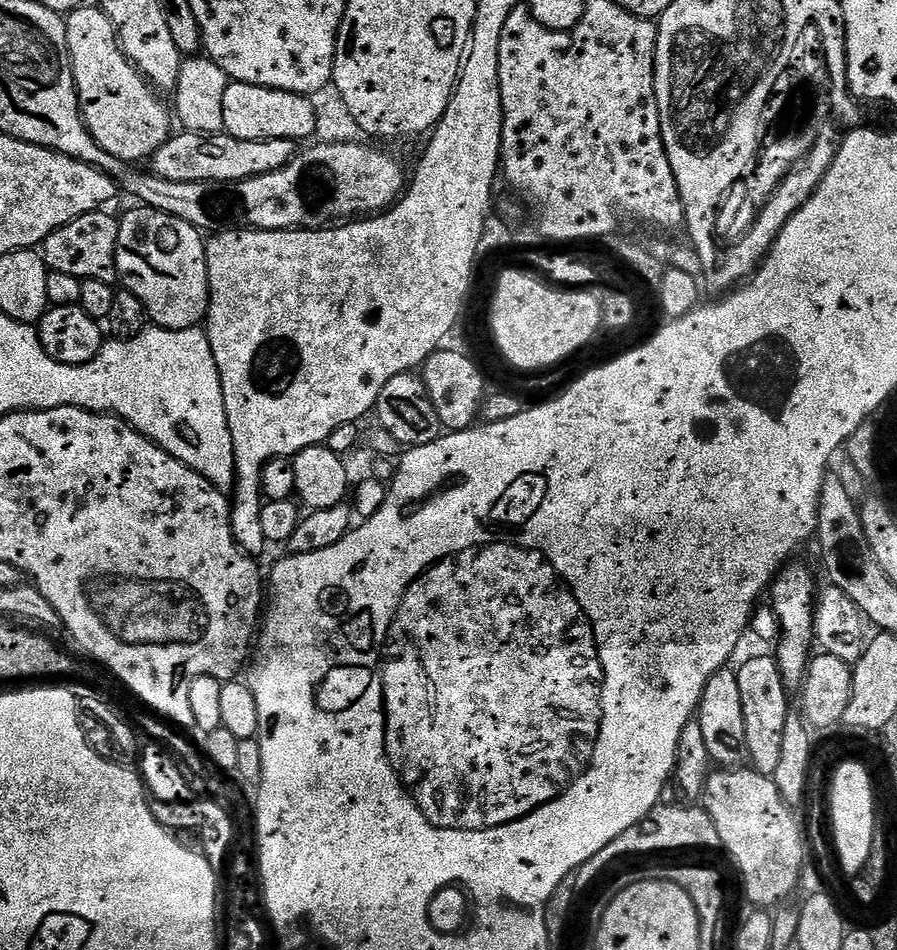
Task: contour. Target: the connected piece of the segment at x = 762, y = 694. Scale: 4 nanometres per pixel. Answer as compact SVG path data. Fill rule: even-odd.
M775 655L751 659L735 669L738 690L742 693L742 714L746 717L746 746L751 767L764 776L775 777L778 762L782 762L782 734L790 711L790 690L784 685Z

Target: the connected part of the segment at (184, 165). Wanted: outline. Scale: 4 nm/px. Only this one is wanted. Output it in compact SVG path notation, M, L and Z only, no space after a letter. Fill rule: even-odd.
M180 130L169 136L150 157L150 171L158 178L166 178L166 182L238 182L282 170L282 166L289 164L297 154L297 141L286 138L239 140L223 131L194 133Z

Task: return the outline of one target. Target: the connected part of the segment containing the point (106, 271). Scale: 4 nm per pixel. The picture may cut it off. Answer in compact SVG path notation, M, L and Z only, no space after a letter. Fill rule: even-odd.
M108 210L82 214L82 218L74 218L66 226L54 230L44 240L42 255L44 264L51 271L62 274L74 274L81 282L86 280L97 280L115 285L118 277L116 275L116 251L118 250L118 230L120 221Z

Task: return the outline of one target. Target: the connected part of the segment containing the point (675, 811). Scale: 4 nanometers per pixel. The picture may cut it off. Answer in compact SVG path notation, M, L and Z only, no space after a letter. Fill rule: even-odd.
M664 802L653 808L645 820L638 822L630 830L618 834L618 838L614 838L610 846L601 850L602 858L615 865L623 856L632 856L635 852L676 852L679 848L719 849L721 842L718 838L718 826L714 826L714 822L703 807L676 804Z

